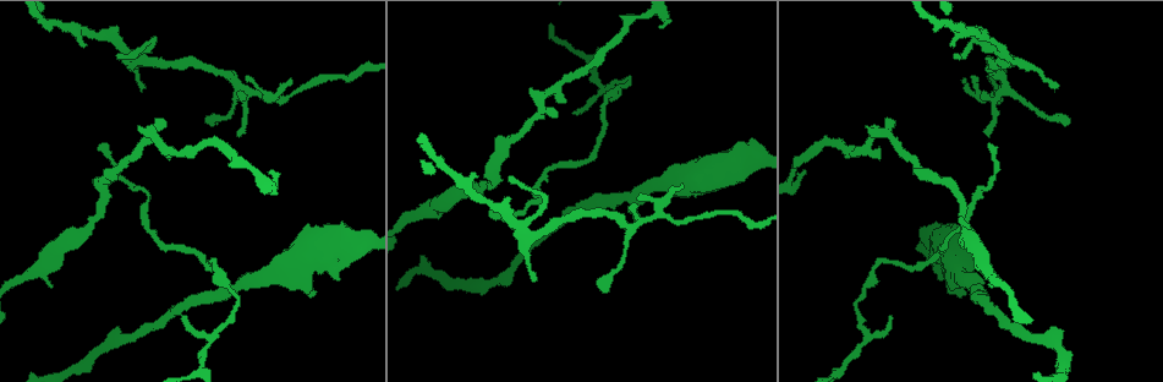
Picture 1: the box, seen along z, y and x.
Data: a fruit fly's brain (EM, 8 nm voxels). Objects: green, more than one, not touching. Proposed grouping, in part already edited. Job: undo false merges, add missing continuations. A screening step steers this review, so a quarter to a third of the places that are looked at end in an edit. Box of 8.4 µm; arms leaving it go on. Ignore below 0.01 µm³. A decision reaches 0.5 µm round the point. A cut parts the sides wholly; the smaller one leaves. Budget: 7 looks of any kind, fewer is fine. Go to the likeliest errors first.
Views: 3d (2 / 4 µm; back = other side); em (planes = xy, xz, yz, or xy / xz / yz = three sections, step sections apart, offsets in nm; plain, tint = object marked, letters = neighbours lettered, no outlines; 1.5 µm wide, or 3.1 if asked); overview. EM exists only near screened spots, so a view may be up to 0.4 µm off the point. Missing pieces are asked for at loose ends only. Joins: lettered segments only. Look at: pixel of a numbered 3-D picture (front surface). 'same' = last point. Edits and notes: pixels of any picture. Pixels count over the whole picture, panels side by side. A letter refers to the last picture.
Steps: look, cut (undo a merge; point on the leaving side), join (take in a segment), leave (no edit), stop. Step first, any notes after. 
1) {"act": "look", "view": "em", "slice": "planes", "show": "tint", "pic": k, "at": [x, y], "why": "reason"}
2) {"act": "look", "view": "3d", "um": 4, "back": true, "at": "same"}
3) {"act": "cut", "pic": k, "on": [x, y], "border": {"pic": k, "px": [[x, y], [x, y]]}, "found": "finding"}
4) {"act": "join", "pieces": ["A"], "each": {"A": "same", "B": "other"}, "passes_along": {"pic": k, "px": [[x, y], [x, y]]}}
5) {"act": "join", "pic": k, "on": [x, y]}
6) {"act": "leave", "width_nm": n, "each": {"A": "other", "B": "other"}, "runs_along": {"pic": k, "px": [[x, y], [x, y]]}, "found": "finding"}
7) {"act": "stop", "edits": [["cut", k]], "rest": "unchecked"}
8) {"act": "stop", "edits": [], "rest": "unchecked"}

{"act": "look", "view": "3d", "um": 2, "pic": 1, "at": [234, 291], "why": "sudden change in width"}

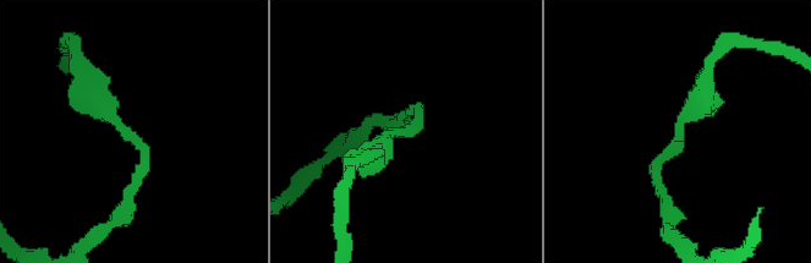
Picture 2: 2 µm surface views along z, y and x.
{"act": "look", "view": "em", "slice": "yz", "step": 4, "show": "letters", "pic": 2, "at": [131, 132], "why": "shape alone is not enough"}

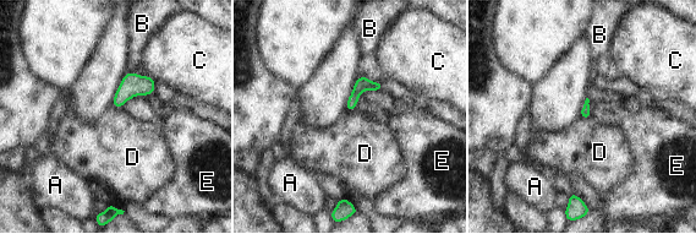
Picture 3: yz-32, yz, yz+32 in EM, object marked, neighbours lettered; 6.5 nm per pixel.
{"act": "look", "view": "em", "slice": "planes", "show": "letters", "at": "same", "why": "cut it another way"}

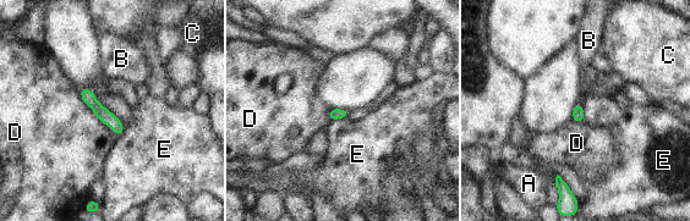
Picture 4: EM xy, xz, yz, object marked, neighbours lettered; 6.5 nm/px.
{"act": "leave", "each": {"A": "other", "B": "other", "C": "other", "D": "other", "E": "other"}, "border": {"pic": 4, "px": [[124, 123], [124, 131], [118, 137]]}, "found": "all the same cell"}

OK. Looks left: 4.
{"act": "look", "view": "em", "slice": "yz", "step": 4, "show": "tint", "pic": 1, "at": [991, 146], "why": "free end"}

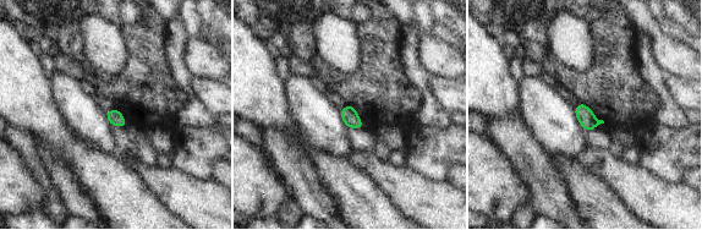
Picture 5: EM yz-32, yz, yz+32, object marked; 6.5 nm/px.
{"act": "look", "view": "em", "slice": "planes", "show": "letters", "at": "same", "why": "another direction"}

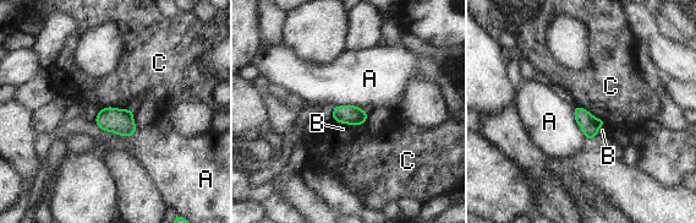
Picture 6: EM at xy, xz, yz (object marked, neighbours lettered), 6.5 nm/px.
{"act": "leave", "width_nm": 130, "each": {"A": "other", "B": "other", "C": "other"}, "border": {"pic": 6, "px": [[100, 108], [119, 107], [132, 110]]}, "found": "no lettered segment goes on from it"}

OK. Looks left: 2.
{"act": "look", "view": "em", "slice": "yz", "step": 8, "show": "tint", "pic": 1, "at": [988, 137], "why": "tapers out"}

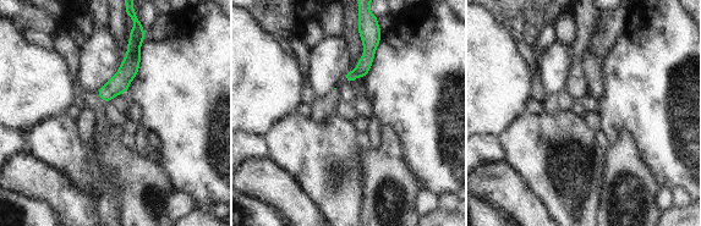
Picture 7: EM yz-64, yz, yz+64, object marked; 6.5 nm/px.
{"act": "look", "view": "em", "slice": "planes", "show": "letters", "at": "same", "why": "another direction"}

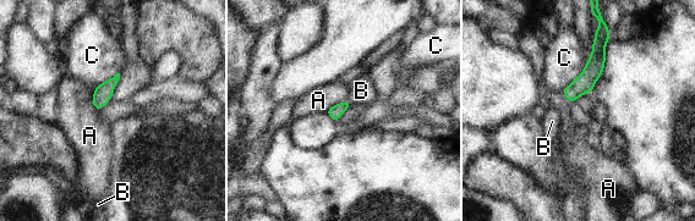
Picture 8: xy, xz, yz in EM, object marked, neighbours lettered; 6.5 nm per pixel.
{"act": "join", "pieces": ["B"], "each": {"A": "other", "B": "same", "C": "other"}, "found": "the cell continues"}

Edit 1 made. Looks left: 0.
{"act": "stop", "edits": [["join", 8]], "rest": "unchecked"}

